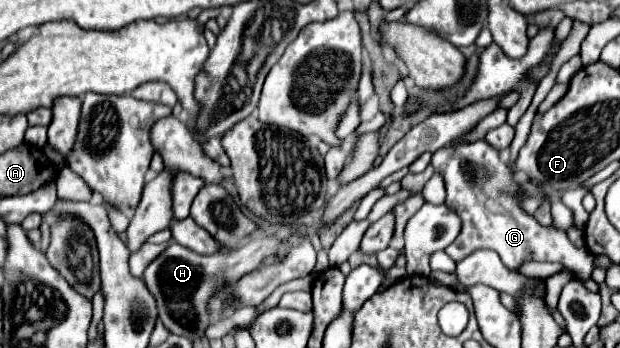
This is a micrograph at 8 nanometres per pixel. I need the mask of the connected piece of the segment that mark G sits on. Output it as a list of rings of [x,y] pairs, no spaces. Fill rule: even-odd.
[[[485,140],[441,148],[433,154],[433,166],[445,178],[445,204],[463,220],[461,234],[445,248],[453,260],[463,260],[479,248],[489,248],[499,254],[509,270],[519,270],[525,262],[559,262],[575,272],[593,270],[593,254],[587,248],[575,248],[563,230],[541,226],[531,214],[521,210],[523,188],[513,180],[513,172],[501,162],[499,152]]]

